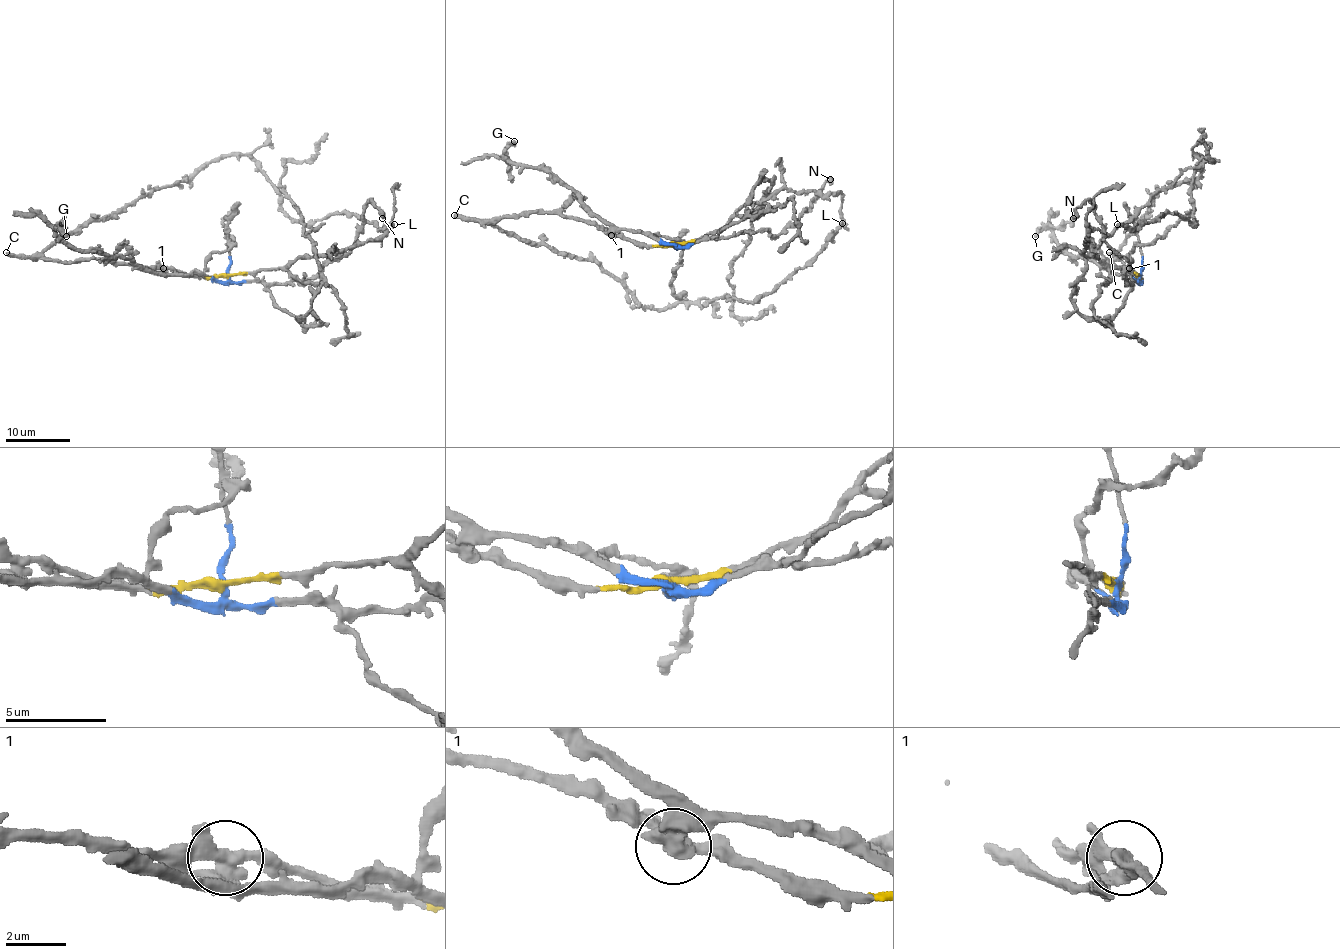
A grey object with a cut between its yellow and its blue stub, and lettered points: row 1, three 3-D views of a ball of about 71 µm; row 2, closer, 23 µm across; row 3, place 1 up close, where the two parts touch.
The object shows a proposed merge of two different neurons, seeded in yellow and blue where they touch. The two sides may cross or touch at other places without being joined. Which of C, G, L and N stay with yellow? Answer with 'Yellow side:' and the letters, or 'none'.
Yellow side: C, L

